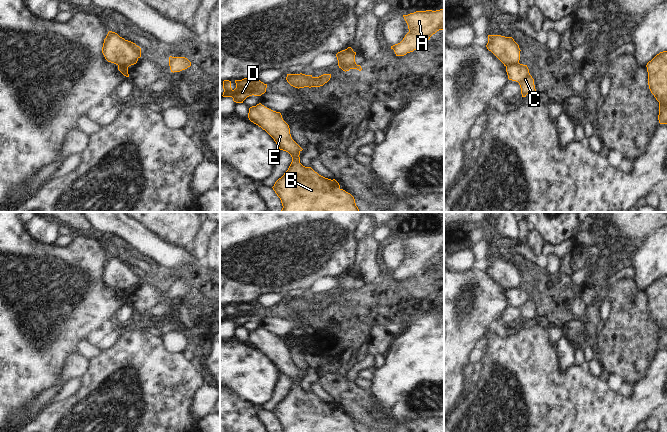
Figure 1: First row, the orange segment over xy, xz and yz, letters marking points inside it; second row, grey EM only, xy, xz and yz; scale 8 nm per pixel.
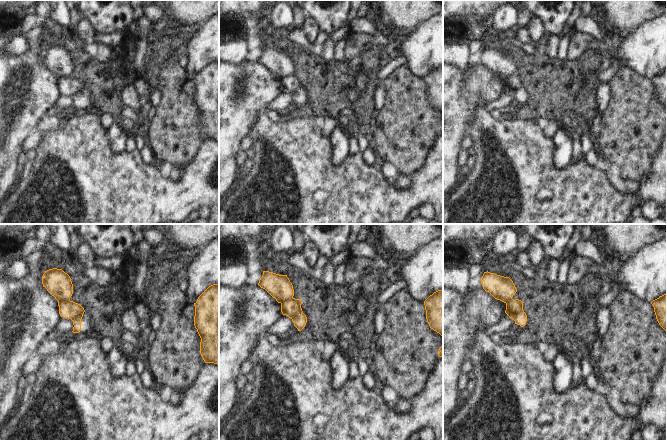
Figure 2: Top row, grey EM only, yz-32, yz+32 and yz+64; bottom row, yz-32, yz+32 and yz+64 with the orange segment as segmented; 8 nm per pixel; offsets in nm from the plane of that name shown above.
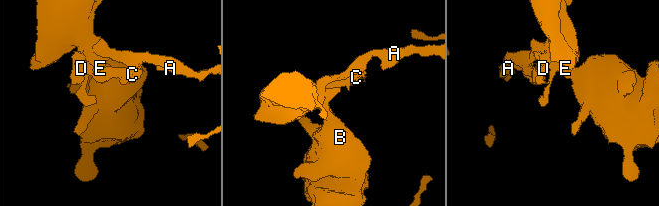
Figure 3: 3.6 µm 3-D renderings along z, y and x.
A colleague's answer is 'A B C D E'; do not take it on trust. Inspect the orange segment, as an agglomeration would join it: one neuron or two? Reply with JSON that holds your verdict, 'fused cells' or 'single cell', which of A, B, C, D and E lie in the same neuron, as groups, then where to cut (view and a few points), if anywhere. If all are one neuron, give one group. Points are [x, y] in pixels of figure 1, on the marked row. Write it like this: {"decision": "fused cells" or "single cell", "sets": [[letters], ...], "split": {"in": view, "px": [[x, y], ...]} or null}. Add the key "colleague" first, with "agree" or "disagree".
{"colleague": "disagree", "decision": "fused cells", "sets": [["A", "B", "E"], ["C", "D"]], "split": {"in": "yz", "px": [[518, 62], [506, 66]]}}

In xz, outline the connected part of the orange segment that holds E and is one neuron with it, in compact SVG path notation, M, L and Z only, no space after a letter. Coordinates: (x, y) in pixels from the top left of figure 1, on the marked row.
M259 103L249 108L248 118L274 139L279 150L288 152L292 157L288 170L272 187L281 200L281 212L359 212L354 197L341 189L335 179L325 178L311 167L305 167L300 163L299 155L303 149L292 139L289 125L283 120L280 112Z

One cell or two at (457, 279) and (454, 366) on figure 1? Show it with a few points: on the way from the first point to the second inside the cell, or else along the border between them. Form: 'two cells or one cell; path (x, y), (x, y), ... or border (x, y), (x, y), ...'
one cell; path (481, 286), (477, 309), (454, 339)

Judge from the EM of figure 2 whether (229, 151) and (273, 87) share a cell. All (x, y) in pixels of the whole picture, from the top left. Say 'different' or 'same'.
same

